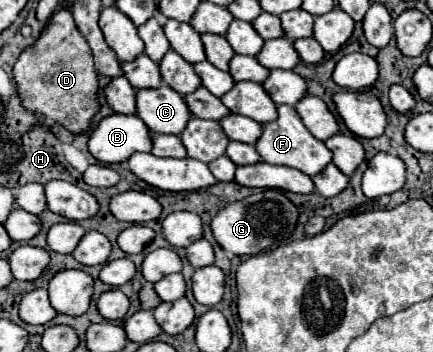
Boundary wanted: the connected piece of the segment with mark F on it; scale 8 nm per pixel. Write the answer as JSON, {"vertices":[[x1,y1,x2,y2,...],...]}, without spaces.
{"vertices":[[278,105,278,113,280,117,272,123,264,125,264,133,256,143,256,149,262,157,262,161,270,163,270,165,286,165,292,169,298,169,310,177,318,175,328,163,332,163,332,151,318,139,314,139,314,135,304,127,298,111,290,105]]}

